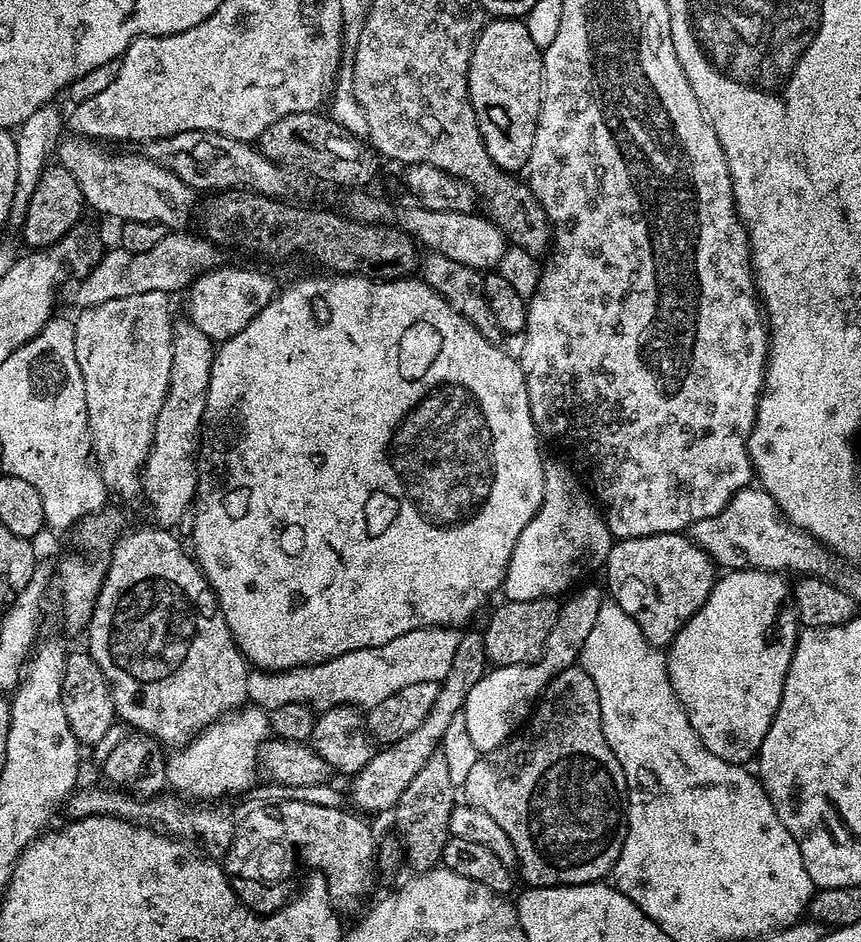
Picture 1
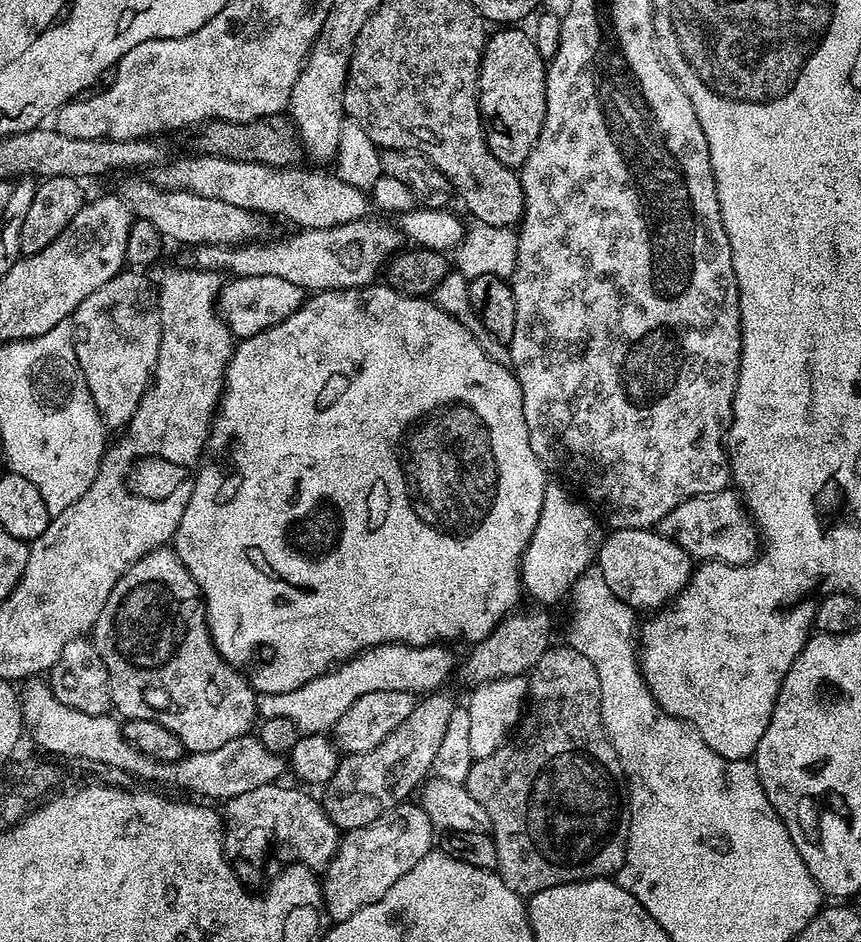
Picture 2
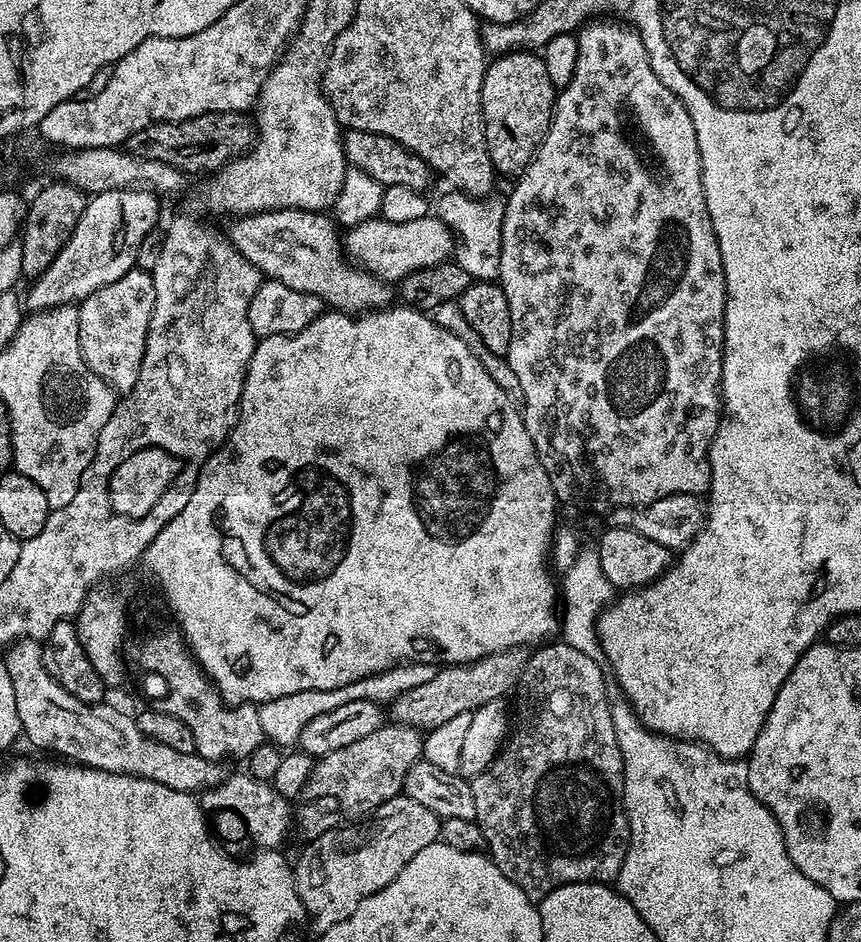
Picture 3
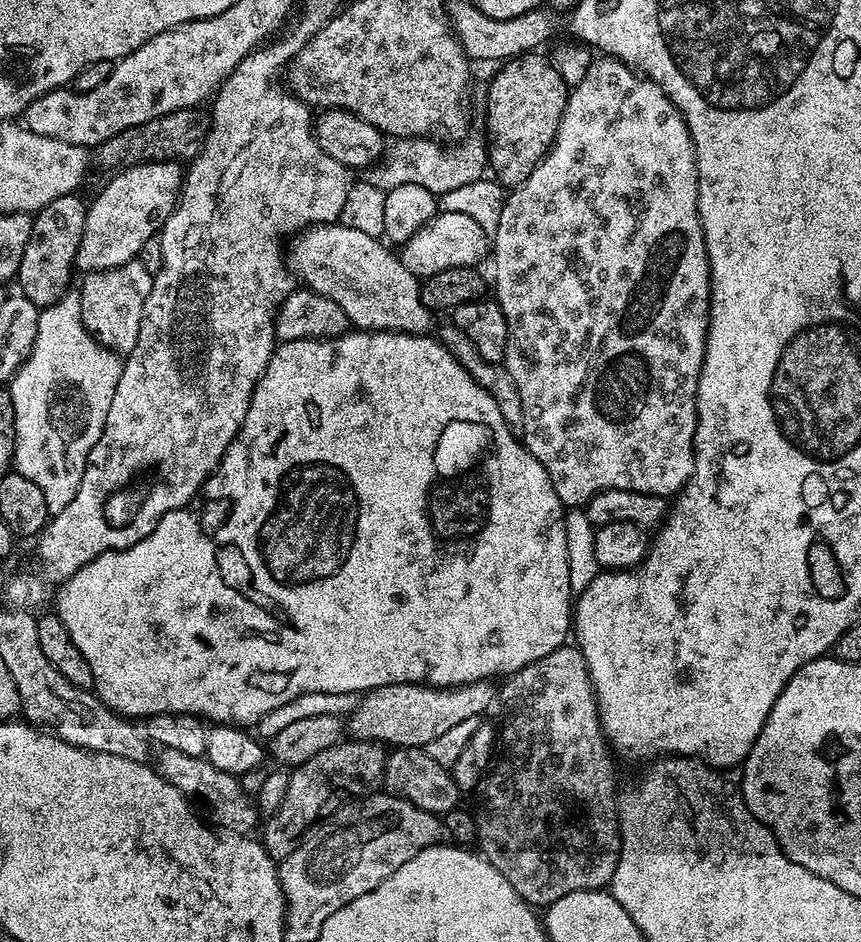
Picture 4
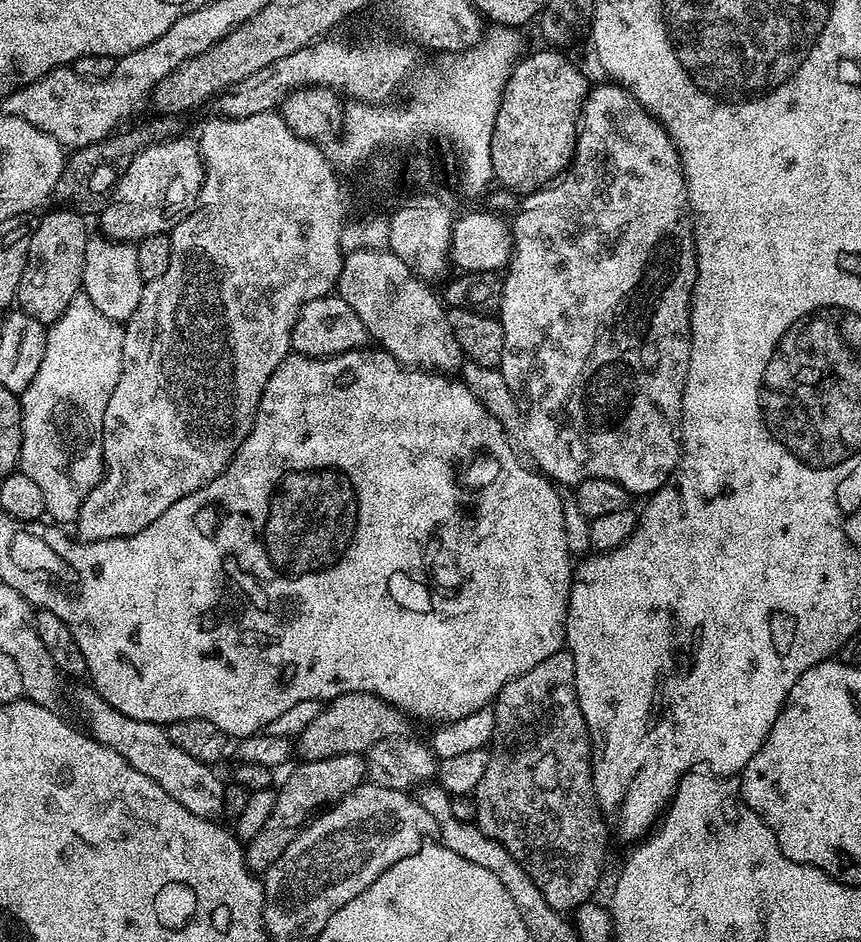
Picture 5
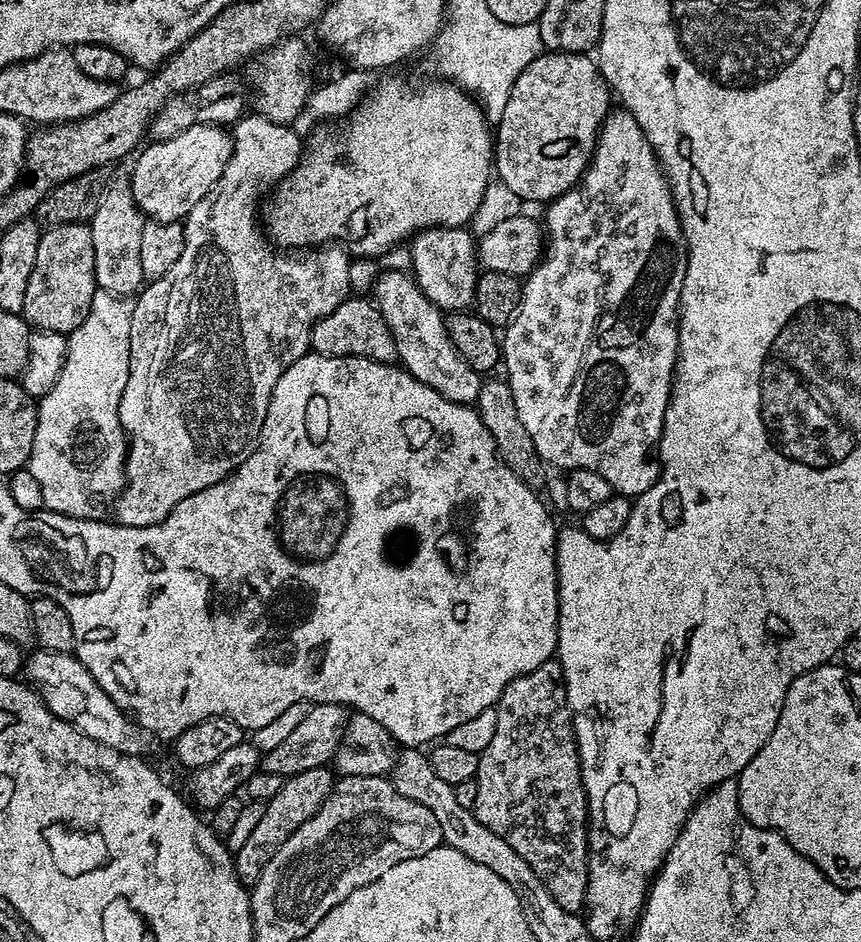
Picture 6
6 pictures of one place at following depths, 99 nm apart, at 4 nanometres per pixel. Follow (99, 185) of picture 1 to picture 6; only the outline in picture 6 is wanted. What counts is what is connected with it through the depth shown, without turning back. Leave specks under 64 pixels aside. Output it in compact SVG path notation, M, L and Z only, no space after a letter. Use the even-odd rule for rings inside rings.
M384 270L374 281L374 303L396 343L396 355L405 372L418 382L438 390L442 398L469 406L475 405L482 383L481 373L475 372L458 354L444 325L446 316L416 285L411 275L402 270Z

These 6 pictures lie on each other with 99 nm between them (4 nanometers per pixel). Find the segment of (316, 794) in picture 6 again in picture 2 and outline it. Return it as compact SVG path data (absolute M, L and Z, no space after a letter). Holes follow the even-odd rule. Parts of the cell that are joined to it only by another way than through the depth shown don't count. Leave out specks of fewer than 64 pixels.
M448 690L425 695L415 705L413 713L380 745L341 759L338 770L334 770L334 778L330 778L330 782L322 788L324 812L337 828L351 830L374 822L394 806L405 803L411 797L408 795L424 784L432 772L434 754L438 754L438 745L446 734L450 714L454 714L457 707L457 701L452 701Z

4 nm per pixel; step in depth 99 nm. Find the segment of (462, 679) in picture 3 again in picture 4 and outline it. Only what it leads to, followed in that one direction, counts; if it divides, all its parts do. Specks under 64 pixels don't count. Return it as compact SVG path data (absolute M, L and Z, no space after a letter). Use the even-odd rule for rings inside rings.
M480 680L477 684L469 684L463 688L434 688L426 684L387 684L372 689L361 699L358 707L347 717L346 728L358 740L375 740L377 744L396 748L423 749L430 742L434 742L434 738L447 734L457 722L475 716L483 717L484 711L492 703L497 703L498 688L494 685L492 680Z

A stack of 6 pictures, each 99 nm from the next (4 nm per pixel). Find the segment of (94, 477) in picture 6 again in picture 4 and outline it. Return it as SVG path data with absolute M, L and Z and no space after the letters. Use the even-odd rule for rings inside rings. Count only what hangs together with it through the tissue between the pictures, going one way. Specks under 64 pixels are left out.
M69 290L58 302L40 309L38 334L34 338L32 353L12 377L10 391L16 419L14 468L42 490L49 513L66 510L74 494L78 494L90 450L94 450L102 434L102 426L106 426L106 414L110 414L110 402L114 402L114 390L118 390L121 367L121 357L102 347L84 328L79 291Z

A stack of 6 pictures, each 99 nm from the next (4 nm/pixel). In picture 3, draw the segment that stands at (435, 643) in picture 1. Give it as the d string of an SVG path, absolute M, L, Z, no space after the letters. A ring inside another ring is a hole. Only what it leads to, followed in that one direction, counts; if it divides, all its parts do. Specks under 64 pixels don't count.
M395 664L385 672L362 678L353 684L347 684L334 690L302 690L298 694L286 694L286 698L274 698L258 707L258 719L262 725L262 734L265 741L271 742L281 749L288 750L297 743L299 735L308 722L313 721L320 714L327 714L348 702L358 702L366 699L381 706L396 700L406 690L414 690L416 686L426 686L430 678L437 672L434 664Z

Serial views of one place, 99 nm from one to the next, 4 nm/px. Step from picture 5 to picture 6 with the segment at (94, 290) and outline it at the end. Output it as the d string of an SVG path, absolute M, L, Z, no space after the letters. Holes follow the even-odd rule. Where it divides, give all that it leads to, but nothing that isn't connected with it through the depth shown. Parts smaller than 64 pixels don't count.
M127 179L116 180L107 185L90 221L94 242L94 274L96 287L115 296L131 297L141 291L145 283L142 274L142 230L146 217L134 202Z

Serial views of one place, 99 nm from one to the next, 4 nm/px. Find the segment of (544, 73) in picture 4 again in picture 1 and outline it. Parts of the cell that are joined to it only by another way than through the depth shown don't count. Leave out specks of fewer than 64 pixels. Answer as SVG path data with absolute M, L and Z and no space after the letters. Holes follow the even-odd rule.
M492 18L481 28L470 54L468 66L468 97L480 127L486 150L492 161L504 171L519 173L527 165L534 134L540 117L540 98L544 82L544 57L541 45L532 36L531 27L523 19Z

